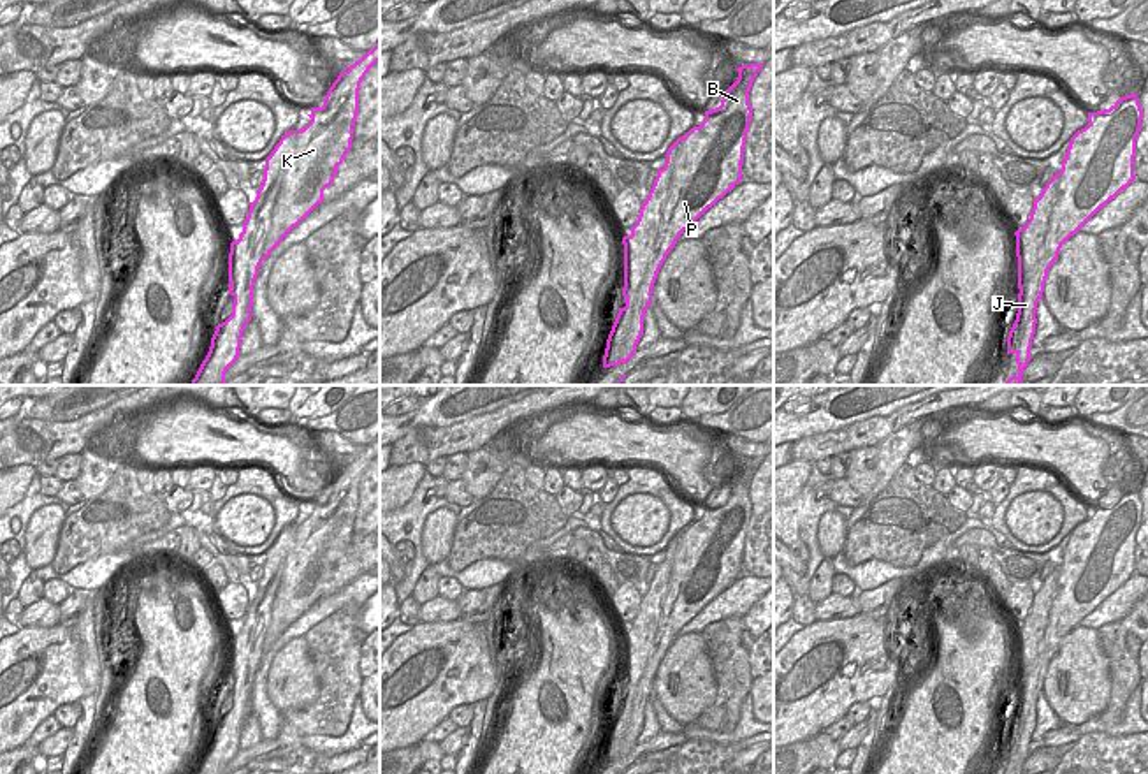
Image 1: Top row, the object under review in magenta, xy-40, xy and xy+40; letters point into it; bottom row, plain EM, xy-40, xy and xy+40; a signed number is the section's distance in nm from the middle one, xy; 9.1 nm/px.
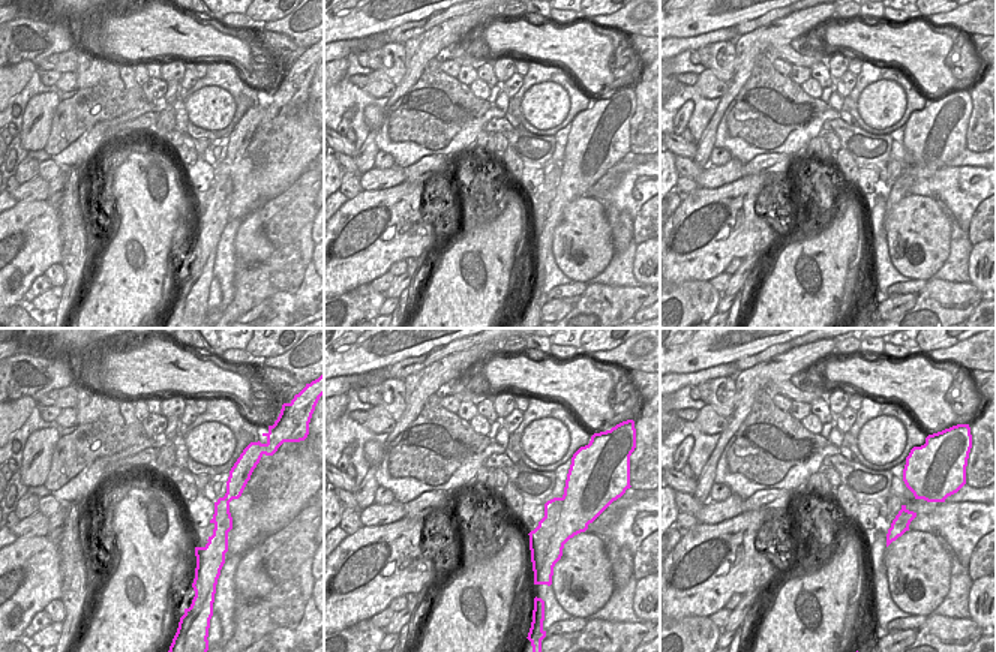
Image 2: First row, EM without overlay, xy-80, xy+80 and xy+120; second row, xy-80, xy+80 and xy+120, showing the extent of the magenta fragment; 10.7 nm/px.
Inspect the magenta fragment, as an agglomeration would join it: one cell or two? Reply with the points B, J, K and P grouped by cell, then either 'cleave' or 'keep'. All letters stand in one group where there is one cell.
groups B K P / J; cleave

